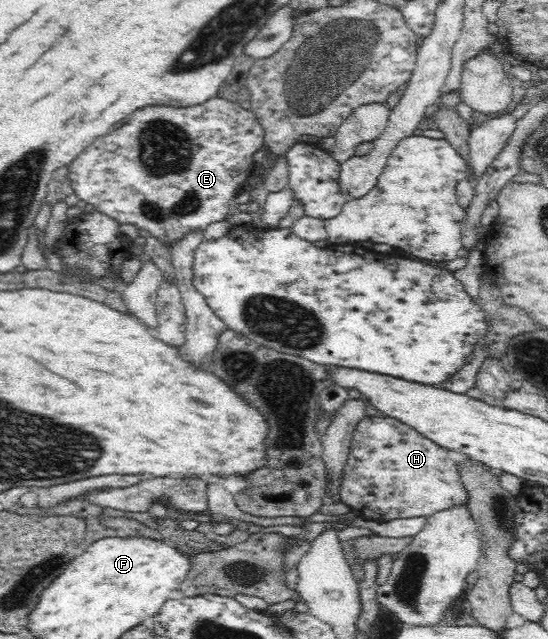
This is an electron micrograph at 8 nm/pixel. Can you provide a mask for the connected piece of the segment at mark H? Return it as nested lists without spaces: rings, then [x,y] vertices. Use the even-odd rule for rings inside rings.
[[[367,416],[358,423],[349,442],[347,463],[339,480],[339,500],[351,510],[362,511],[366,518],[387,521],[395,518],[428,517],[434,512],[463,505],[468,501],[467,489],[457,473],[457,465],[449,456],[450,451],[399,420]]]

